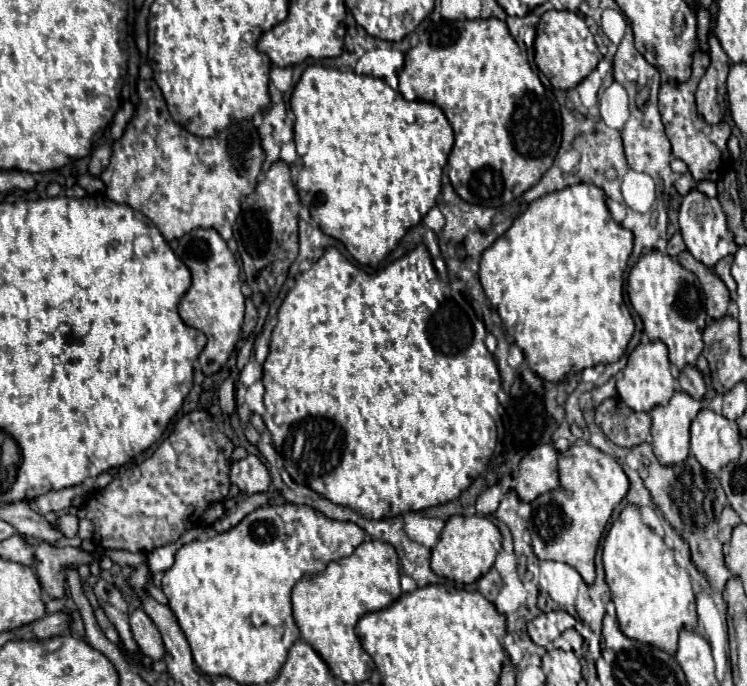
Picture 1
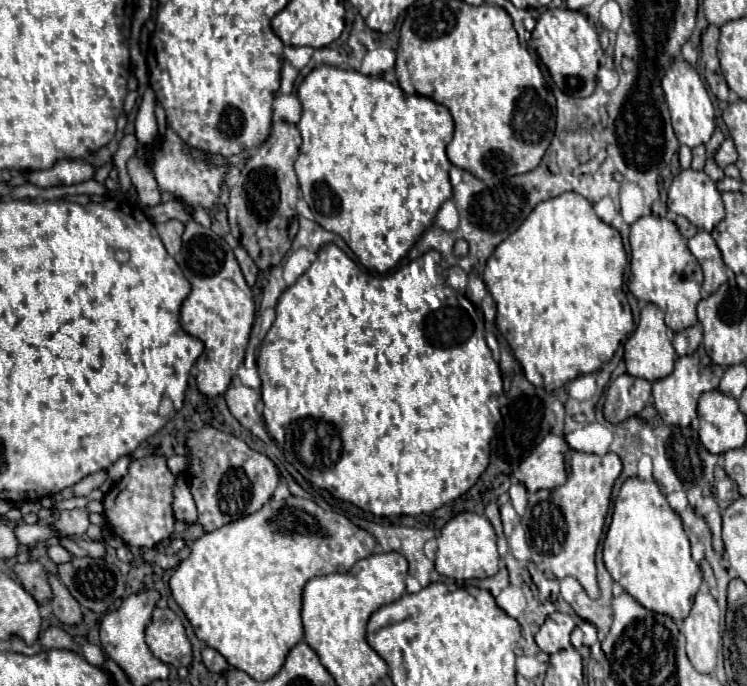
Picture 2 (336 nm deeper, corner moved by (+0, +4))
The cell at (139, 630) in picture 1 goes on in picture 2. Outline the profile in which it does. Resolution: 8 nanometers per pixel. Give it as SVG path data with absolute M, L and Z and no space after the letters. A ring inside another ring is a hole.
M156 607L146 627L146 643L156 659L174 667L188 667L192 661L192 647L186 639L184 625L172 609Z

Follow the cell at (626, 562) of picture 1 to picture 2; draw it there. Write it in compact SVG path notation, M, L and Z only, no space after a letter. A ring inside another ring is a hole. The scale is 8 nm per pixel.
M638 477L628 479L614 501L612 523L604 539L604 565L612 579L620 583L626 593L632 595L642 607L660 615L668 615L674 621L682 621L688 615L694 603L694 595L702 583L702 573L690 557L690 541L682 529L680 517L668 507L666 495L654 481L640 481Z

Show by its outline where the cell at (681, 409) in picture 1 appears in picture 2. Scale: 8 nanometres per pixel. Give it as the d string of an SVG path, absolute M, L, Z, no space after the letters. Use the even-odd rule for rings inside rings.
M698 349L694 355L686 355L686 357L678 357L674 371L664 377L658 379L652 387L652 397L654 397L654 407L658 411L658 415L662 417L662 421L666 425L678 425L678 427L690 427L690 423L697 417L698 397L706 391L718 389L718 383L724 375L722 367L716 367L708 355L704 353L704 349Z

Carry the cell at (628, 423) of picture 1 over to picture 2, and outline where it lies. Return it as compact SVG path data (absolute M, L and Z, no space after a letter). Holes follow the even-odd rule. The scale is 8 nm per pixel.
M620 375L614 379L606 391L604 419L608 423L620 425L622 421L638 415L650 403L652 385L646 379L636 379L630 375Z

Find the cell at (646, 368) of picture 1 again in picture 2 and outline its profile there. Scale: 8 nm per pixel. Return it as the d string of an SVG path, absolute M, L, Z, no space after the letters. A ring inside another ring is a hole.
M648 303L648 305L642 307L640 323L638 323L636 331L628 337L628 341L624 345L626 373L632 375L632 377L646 379L646 381L654 383L654 381L664 379L664 377L668 377L672 373L674 361L676 361L676 351L672 347L672 337L666 331L666 325L664 325L664 313L656 305Z

